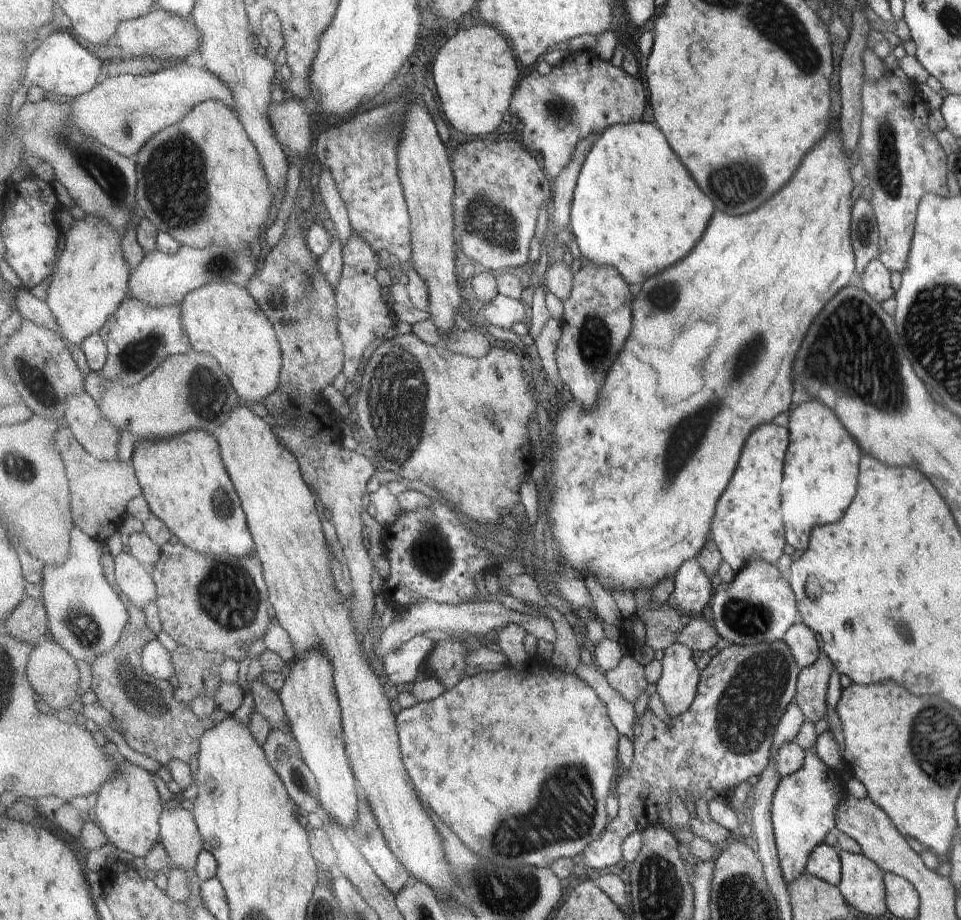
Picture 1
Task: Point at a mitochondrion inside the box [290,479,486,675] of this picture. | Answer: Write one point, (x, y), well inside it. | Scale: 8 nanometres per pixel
(430, 554)

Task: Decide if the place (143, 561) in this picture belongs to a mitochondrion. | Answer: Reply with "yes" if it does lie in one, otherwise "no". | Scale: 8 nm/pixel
no

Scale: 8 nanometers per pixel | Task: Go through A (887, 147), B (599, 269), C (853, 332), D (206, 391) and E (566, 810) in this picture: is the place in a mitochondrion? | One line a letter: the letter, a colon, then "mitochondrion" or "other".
A: mitochondrion
B: other
C: mitochondrion
D: mitochondrion
E: mitochondrion

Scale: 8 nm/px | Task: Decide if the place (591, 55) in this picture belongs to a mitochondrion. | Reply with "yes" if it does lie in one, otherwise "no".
no

